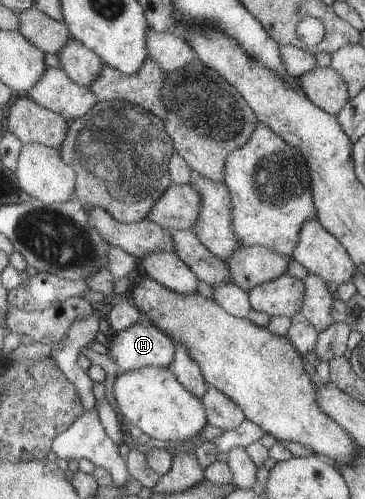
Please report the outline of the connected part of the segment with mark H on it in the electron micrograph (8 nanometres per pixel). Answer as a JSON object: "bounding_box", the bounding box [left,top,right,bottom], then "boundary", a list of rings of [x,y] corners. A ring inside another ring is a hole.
{"bounding_box":[106,324,174,372],"boundary":[[[133,324],[127,330],[111,332],[106,348],[120,372],[143,366],[168,368],[174,355],[174,343],[163,330],[151,324]]]}

